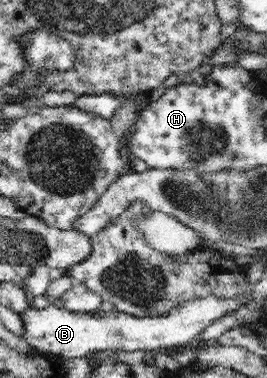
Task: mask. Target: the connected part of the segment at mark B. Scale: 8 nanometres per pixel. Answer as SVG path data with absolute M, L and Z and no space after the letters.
M250 295L245 298L245 296L236 296L236 297L216 297L216 296L208 296L202 298L200 300L190 300L178 306L178 308L174 308L172 311L169 312L168 315L162 315L157 317L135 317L132 315L128 315L125 312L119 312L115 308L106 307L102 310L97 310L96 312L78 312L78 311L71 311L70 309L65 308L56 308L56 306L49 306L48 308L42 309L32 309L32 310L24 310L22 314L19 314L23 321L23 325L25 327L25 333L20 335L28 344L30 344L33 350L37 350L39 353L45 353L48 356L53 356L54 358L58 358L60 360L65 360L69 358L84 358L84 356L89 356L90 354L94 354L94 352L104 351L104 350L112 350L112 351L126 351L126 352L134 352L134 350L143 350L143 351L153 351L158 352L160 350L167 350L168 352L174 352L175 350L182 350L192 344L196 345L198 341L198 334L206 328L206 326L210 326L214 320L223 319L224 317L231 315L232 312L240 311L250 300Z

